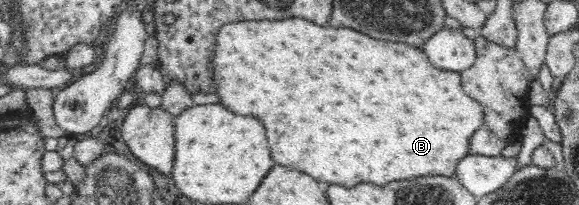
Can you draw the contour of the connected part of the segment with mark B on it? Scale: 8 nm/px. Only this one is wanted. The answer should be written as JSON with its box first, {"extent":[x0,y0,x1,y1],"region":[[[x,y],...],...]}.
{"extent":[213,18,483,187],"region":[[[302,18],[292,20],[274,20],[274,22],[238,22],[224,25],[218,31],[215,38],[215,57],[213,58],[213,79],[215,88],[220,95],[221,103],[236,114],[252,114],[266,126],[268,144],[272,150],[274,162],[282,166],[299,170],[310,175],[318,182],[328,182],[332,185],[352,187],[360,182],[372,182],[378,186],[384,186],[394,180],[406,180],[412,176],[446,176],[457,178],[457,162],[466,156],[470,156],[471,136],[482,129],[483,106],[473,98],[470,98],[463,89],[461,73],[440,70],[431,65],[427,54],[422,48],[406,43],[392,41],[380,42],[370,35],[360,34],[356,30],[348,28],[322,28]]]}

